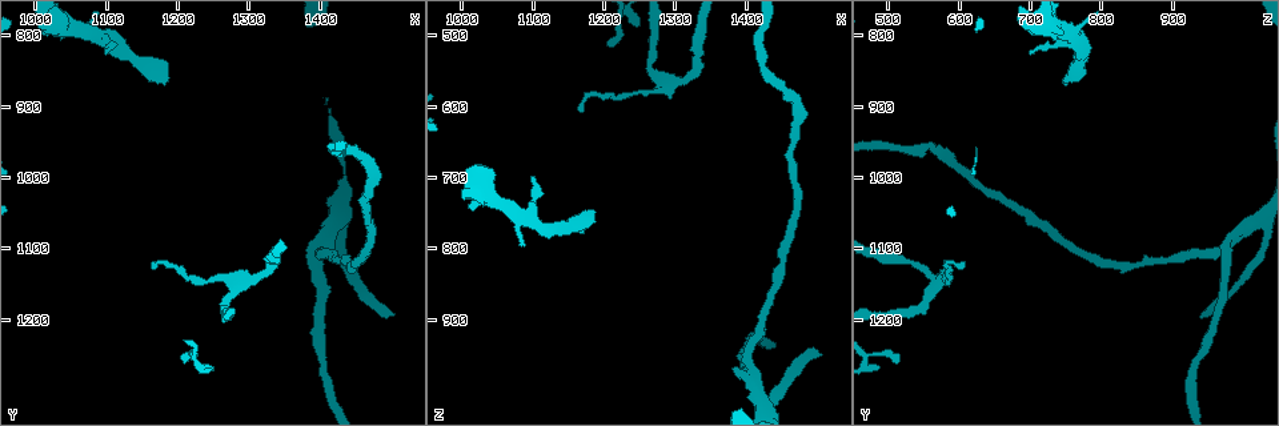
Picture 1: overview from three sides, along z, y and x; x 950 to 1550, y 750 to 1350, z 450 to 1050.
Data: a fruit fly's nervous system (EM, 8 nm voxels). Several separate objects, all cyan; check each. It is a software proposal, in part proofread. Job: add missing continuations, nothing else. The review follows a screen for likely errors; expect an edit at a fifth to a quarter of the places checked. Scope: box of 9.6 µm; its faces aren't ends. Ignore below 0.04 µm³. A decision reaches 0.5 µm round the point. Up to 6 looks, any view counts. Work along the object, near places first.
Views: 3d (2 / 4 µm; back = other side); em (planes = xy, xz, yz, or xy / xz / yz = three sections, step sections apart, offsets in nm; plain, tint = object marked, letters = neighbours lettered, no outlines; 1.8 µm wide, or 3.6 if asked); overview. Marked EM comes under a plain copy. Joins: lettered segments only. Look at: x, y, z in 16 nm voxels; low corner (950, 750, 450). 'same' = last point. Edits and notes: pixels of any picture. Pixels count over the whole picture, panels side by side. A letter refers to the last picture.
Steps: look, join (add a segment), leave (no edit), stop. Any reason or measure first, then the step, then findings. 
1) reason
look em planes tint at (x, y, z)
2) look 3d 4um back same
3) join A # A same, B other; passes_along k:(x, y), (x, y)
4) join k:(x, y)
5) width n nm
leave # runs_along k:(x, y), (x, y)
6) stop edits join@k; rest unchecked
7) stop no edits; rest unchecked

free end
look em yz step 8 tint at (1100, 825, 700)

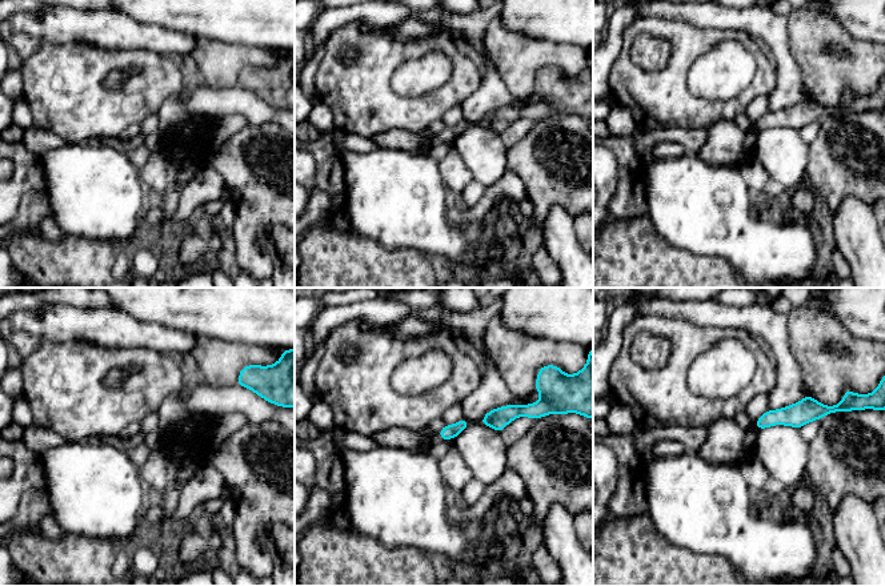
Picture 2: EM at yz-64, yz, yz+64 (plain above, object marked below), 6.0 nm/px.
cut it another way
look em planes letters same

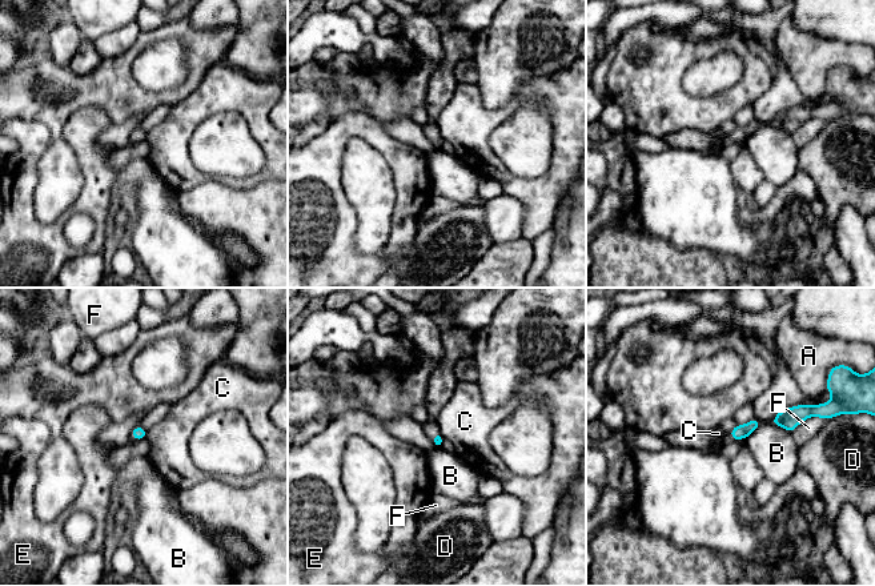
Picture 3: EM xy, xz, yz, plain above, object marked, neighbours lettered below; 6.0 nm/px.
leave # A other, B other, C other, D other, E other, F other; border 3:(147, 430), (144, 437); none of them fits

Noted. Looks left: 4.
an open end
look 3d 2um at (1190, 860, 750)

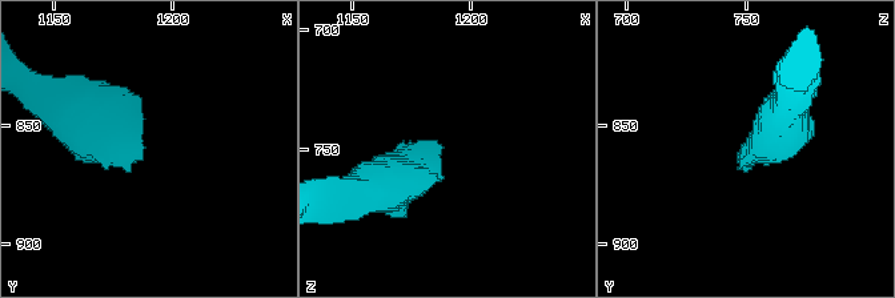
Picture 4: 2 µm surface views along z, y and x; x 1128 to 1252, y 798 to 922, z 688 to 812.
need the tissue
look em 3.6um planes tint at (1189, 862, 749)

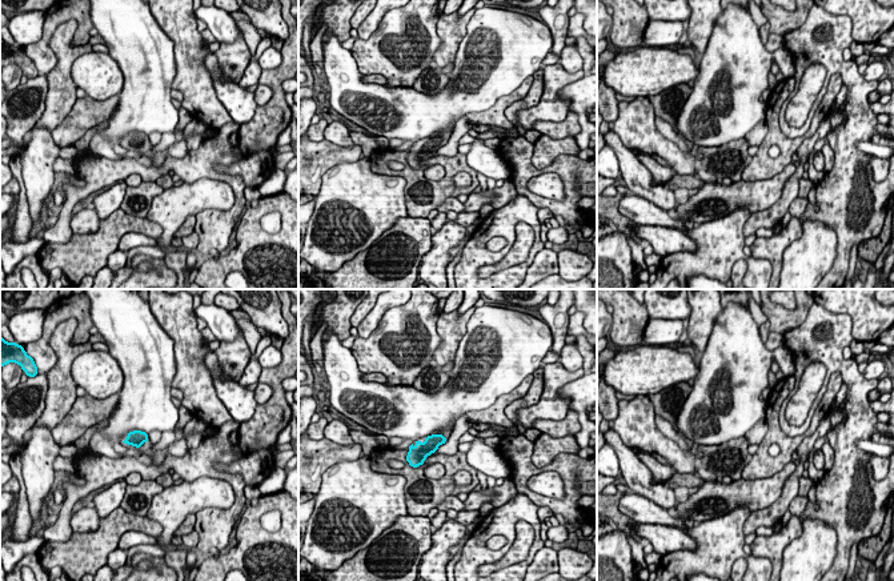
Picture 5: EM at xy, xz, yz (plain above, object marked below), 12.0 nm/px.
see the neighbours
look em 3.6um planes letters same

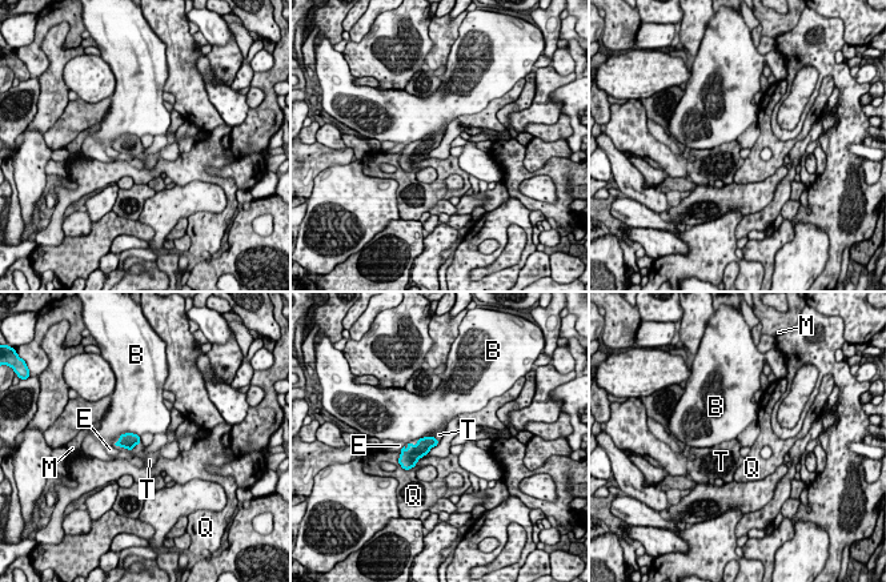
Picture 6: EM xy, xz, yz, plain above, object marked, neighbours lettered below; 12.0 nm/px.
width 160 nm
join T # B other, E other, M other, Q other, T same; passes_along 6:(424, 445), (433, 437), (439, 434); the cell continues

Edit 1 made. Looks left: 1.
stop edits join@6; rest unchecked

